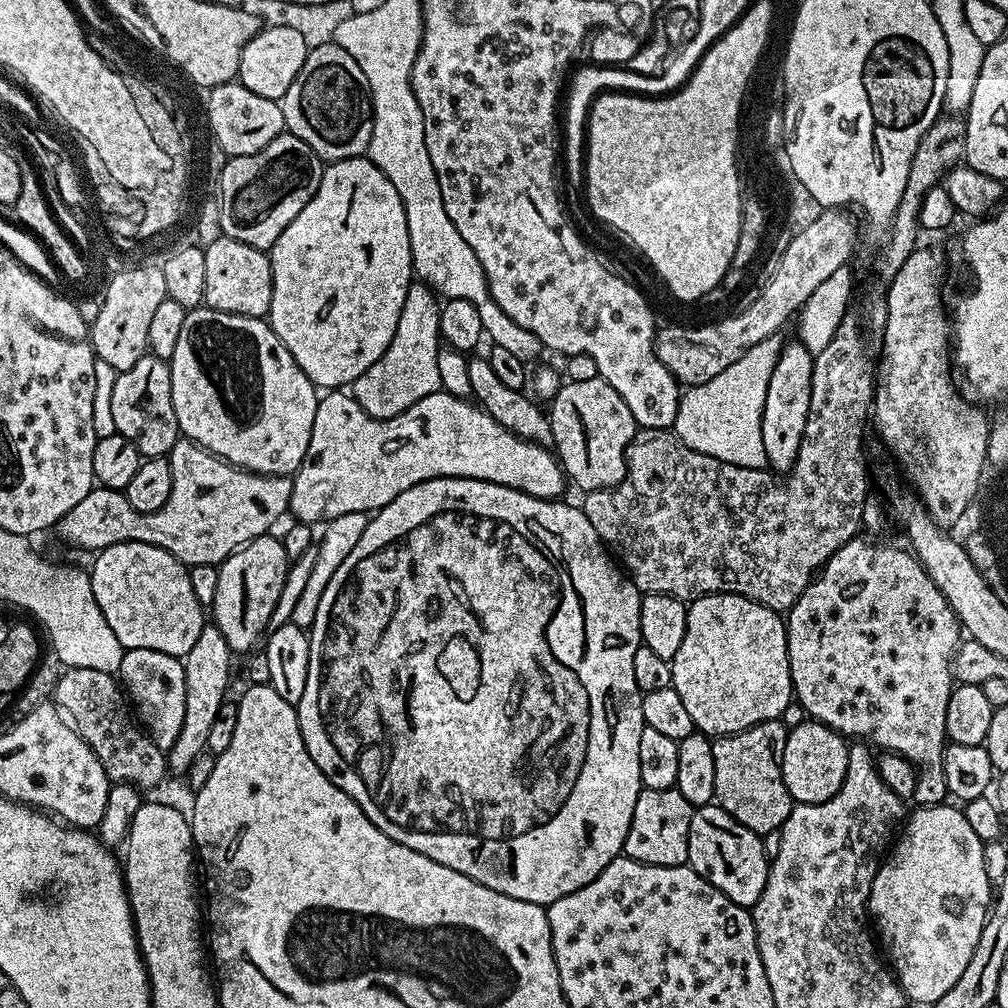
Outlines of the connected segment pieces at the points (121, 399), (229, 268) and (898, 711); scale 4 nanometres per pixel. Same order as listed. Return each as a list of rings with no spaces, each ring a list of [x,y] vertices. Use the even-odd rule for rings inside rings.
[[[146,354],[138,358],[130,370],[119,373],[114,382],[114,394],[110,394],[110,410],[114,413],[115,435],[134,442],[141,457],[168,456],[176,439],[181,439],[178,414],[174,414],[172,369],[167,360]]]
[[[221,235],[204,248],[206,290],[204,304],[219,312],[243,316],[267,317],[272,297],[272,257],[263,248],[246,246],[234,238]]]
[[[857,538],[846,542],[824,564],[822,571],[807,584],[803,594],[786,613],[788,629],[788,657],[790,658],[790,678],[795,703],[808,711],[807,715],[820,724],[832,728],[845,738],[872,740],[937,740],[940,746],[949,743],[946,734],[946,708],[950,706],[950,694],[954,687],[952,664],[957,648],[962,643],[960,619],[954,614],[950,602],[934,586],[934,578],[920,565],[919,560],[907,547],[895,548],[892,544],[875,544],[872,540]]]

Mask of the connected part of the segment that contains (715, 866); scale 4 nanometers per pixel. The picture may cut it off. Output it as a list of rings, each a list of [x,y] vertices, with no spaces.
[[[713,802],[697,807],[690,818],[687,867],[706,878],[710,886],[722,890],[730,902],[751,909],[762,898],[766,886],[770,859],[763,848],[762,837],[754,830],[746,830],[719,804]]]

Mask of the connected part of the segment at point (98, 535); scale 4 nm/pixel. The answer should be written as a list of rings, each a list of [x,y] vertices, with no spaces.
[[[185,443],[184,456],[171,457],[174,486],[170,486],[170,498],[166,498],[166,506],[157,512],[139,512],[130,506],[123,491],[114,488],[93,486],[90,494],[78,502],[54,525],[57,532],[68,544],[76,548],[85,548],[89,554],[95,554],[102,548],[109,548],[122,542],[146,542],[150,546],[158,546],[174,558],[178,558],[186,566],[194,564],[221,565],[227,556],[237,552],[243,544],[254,538],[271,533],[280,515],[288,512],[288,503],[292,493],[292,481],[287,476],[266,476],[258,472],[246,472],[242,468],[229,464],[221,456],[207,452],[202,446]]]

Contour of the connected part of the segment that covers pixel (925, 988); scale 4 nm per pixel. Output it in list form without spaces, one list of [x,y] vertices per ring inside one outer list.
[[[945,802],[943,804],[935,804],[929,808],[920,806],[915,809],[917,812],[913,816],[911,813],[907,817],[906,823],[903,825],[903,828],[905,828],[904,833],[900,836],[900,841],[898,841],[898,836],[895,843],[891,845],[890,851],[885,855],[880,868],[876,871],[876,877],[872,883],[870,898],[867,903],[871,927],[878,937],[879,947],[882,949],[883,955],[886,957],[887,963],[896,977],[896,983],[899,984],[904,991],[905,997],[911,1003],[913,1000],[914,1003],[924,1004],[924,1006],[931,1006],[934,1002],[938,1002],[938,998],[942,998],[942,994],[946,994],[946,990],[950,990],[950,986],[954,986],[954,982],[958,982],[958,978],[962,978],[962,974],[966,971],[966,966],[974,954],[974,946],[978,946],[978,937],[982,935],[982,926],[988,917],[988,910],[994,895],[994,884],[991,879],[988,881],[988,864],[984,861],[985,841],[980,840],[978,834],[974,834],[970,822],[966,822],[963,811],[959,807],[951,808],[950,805],[951,803]]]

